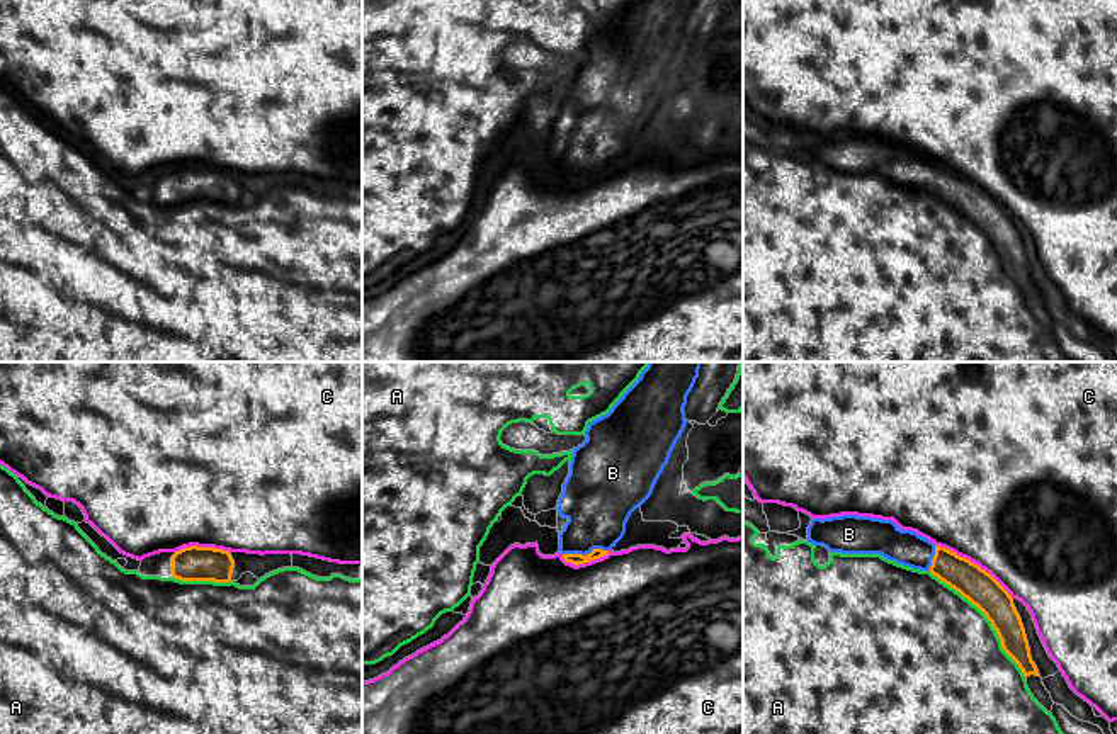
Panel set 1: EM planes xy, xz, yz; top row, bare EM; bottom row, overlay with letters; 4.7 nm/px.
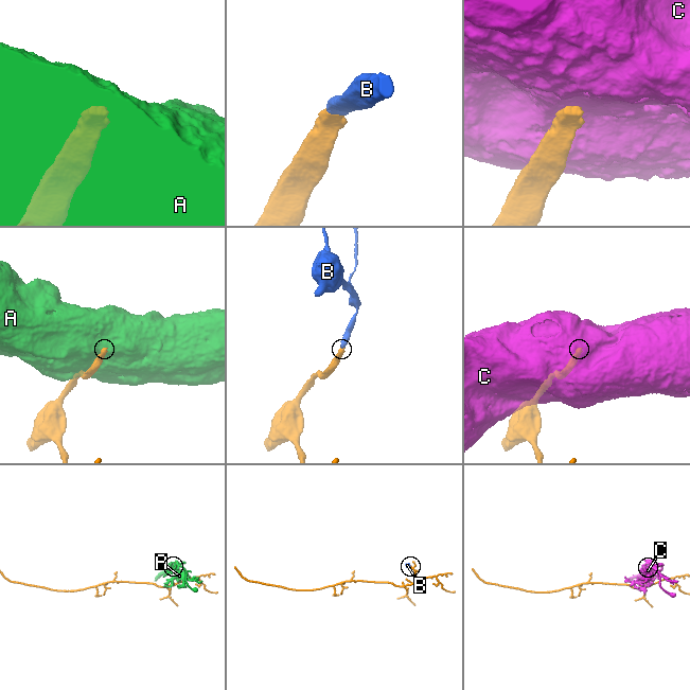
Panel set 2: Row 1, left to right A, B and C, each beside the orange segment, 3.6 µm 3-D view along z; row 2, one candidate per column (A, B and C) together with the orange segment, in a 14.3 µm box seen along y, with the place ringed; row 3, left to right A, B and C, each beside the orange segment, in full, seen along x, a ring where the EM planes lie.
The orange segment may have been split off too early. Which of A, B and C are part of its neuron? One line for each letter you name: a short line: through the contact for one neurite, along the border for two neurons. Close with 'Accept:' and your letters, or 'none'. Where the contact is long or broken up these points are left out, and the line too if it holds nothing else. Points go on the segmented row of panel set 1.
B: line xz (575, 559), (584, 556), (597, 505)
Accept: B

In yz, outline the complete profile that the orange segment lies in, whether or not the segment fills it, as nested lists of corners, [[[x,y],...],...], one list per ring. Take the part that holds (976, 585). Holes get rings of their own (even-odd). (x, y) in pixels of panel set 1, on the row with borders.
[[[857,515],[813,518],[808,542],[823,545],[830,552],[881,554],[898,564],[930,571],[986,615],[1003,651],[1018,664],[1025,678],[1040,676],[1013,598],[989,573],[969,559],[935,545],[916,532],[901,530],[893,520]]]

